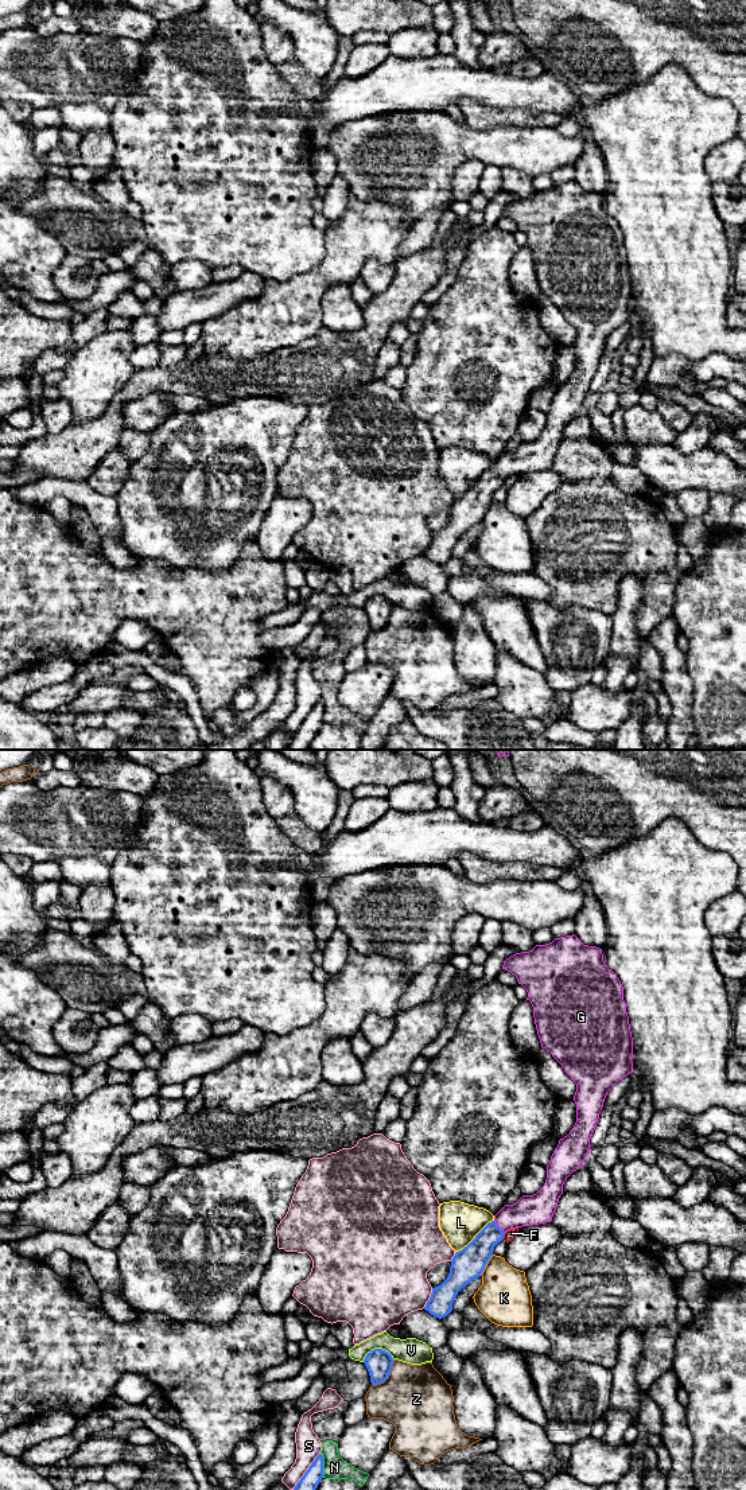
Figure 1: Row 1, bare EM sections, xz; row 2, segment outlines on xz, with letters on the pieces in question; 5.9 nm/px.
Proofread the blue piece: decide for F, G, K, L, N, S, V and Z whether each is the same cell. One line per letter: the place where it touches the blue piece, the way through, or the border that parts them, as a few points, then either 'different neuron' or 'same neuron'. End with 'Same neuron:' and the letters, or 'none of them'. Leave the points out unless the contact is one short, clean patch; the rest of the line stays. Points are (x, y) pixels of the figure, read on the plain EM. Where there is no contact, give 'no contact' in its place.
F: xz (502, 482) | different neuron
G: xz (498, 474) | across xz (471, 506), (498, 474), (511, 462), (535, 455) | same neuron
K: xz (485, 512) | different neuron
L: xz (476, 483) | different neuron
N: xz (322, 712) | different neuron
S: xz (306, 718) | different neuron
V: xz (376, 595) | along xz (393, 605), (381, 595), (372, 595), (362, 607) | different neuron
Z: xz (388, 621) | different neuron
Same neuron: G

